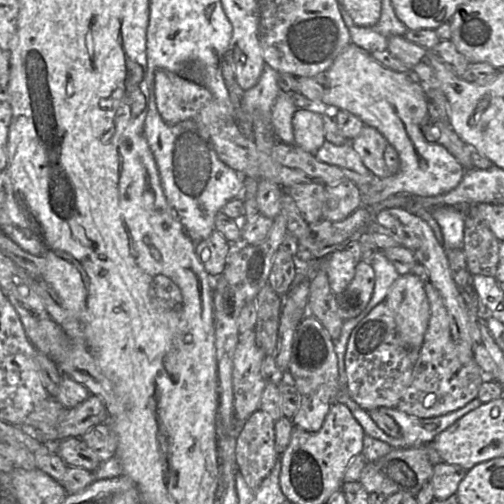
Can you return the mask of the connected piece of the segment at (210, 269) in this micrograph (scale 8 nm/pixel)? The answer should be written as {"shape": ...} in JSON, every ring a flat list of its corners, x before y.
{"shape":[[217,230,195,246,198,259,212,278,218,277,224,271,227,257,232,251,233,244,228,242]]}

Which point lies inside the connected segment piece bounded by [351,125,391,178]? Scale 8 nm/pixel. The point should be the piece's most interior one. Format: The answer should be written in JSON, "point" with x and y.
{"point":[370,144]}

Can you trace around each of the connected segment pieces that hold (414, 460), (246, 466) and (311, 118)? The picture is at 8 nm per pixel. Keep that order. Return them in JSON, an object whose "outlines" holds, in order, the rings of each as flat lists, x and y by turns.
{"outlines":[[[425,446,392,448,385,456,366,463,361,471,359,482,369,494,379,493,388,498,397,493,407,493,416,497,422,486,429,482,433,467,428,460]],[[256,410,245,421,237,437,235,456,238,471,245,478,247,485,253,490,260,487,263,480,273,469,276,460,280,457,275,449,274,424,275,421,268,413]],[[298,108,293,115,294,145,314,154,324,143,324,127,320,112]]]}

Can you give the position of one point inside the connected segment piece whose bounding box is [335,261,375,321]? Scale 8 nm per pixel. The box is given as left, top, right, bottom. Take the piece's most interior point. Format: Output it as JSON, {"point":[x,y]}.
{"point":[353,300]}

